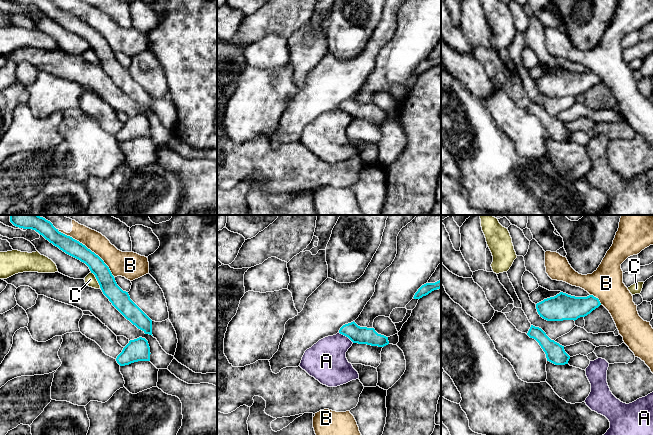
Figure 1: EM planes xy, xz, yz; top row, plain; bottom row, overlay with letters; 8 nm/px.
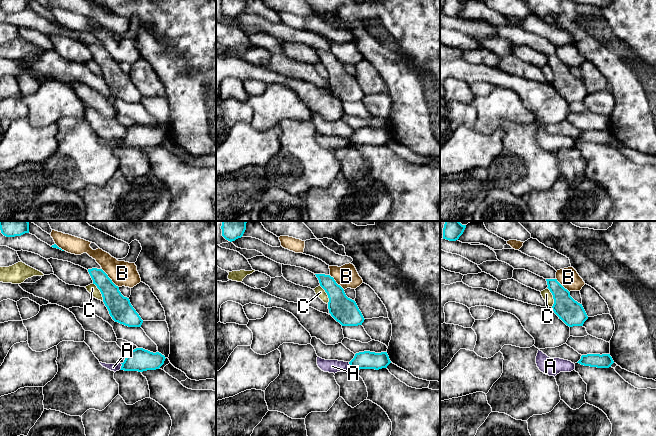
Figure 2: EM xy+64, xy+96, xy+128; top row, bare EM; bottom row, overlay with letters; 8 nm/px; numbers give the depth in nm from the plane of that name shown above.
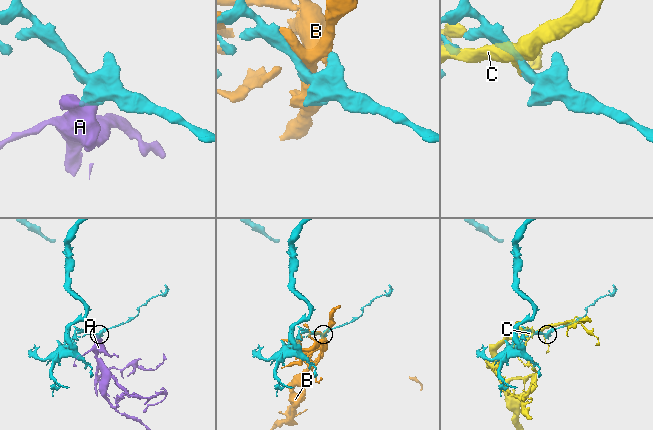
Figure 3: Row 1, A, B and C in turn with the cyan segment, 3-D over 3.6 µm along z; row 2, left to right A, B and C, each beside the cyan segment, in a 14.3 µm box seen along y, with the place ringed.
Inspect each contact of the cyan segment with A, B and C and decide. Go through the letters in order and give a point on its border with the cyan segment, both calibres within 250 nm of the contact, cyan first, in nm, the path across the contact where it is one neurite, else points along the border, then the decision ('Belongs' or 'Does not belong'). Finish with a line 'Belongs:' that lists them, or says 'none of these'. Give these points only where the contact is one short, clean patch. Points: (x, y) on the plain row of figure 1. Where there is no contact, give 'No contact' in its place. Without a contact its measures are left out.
A: Touches cyan at xz (346, 112). Thickness 140 nm (cyan) against 320 nm. Boundary: xz (339, 108), (353, 118). Does not belong
B: Touches cyan at xy (87, 24). Thickness 140 nm (cyan) against 160 nm. Does not belong
C: Touches cyan at xy (96, 54). Thickness 140 nm (cyan) against 90 nm. Does not belong
Belongs: none of these

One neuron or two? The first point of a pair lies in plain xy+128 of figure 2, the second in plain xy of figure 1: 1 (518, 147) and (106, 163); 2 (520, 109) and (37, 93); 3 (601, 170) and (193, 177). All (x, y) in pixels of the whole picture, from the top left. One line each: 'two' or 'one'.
1: one
2: one
3: one

